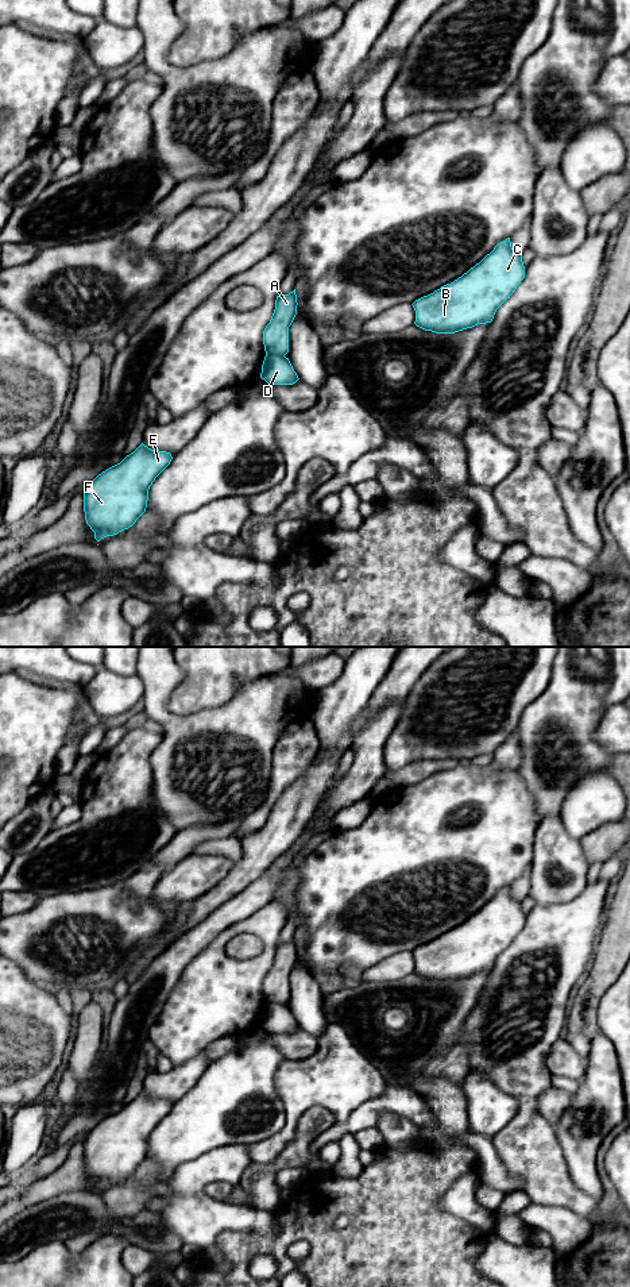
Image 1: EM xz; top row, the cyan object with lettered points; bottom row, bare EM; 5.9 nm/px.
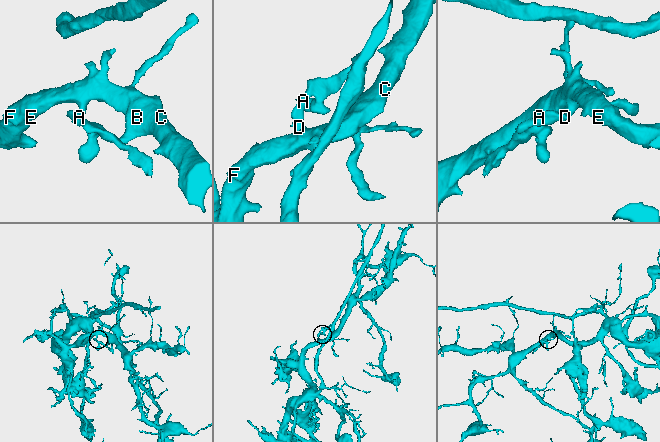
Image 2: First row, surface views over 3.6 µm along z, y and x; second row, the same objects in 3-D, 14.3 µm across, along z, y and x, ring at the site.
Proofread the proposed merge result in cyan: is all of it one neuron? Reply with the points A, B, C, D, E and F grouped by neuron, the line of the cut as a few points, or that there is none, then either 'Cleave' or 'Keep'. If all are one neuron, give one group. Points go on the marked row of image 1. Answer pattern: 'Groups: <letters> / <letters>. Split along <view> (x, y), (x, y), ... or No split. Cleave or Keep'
Groups: A / B C D E F. Split along xz (266, 354), (283, 357). Cleave

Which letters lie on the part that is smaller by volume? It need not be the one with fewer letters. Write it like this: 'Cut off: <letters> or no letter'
Cut off: A

